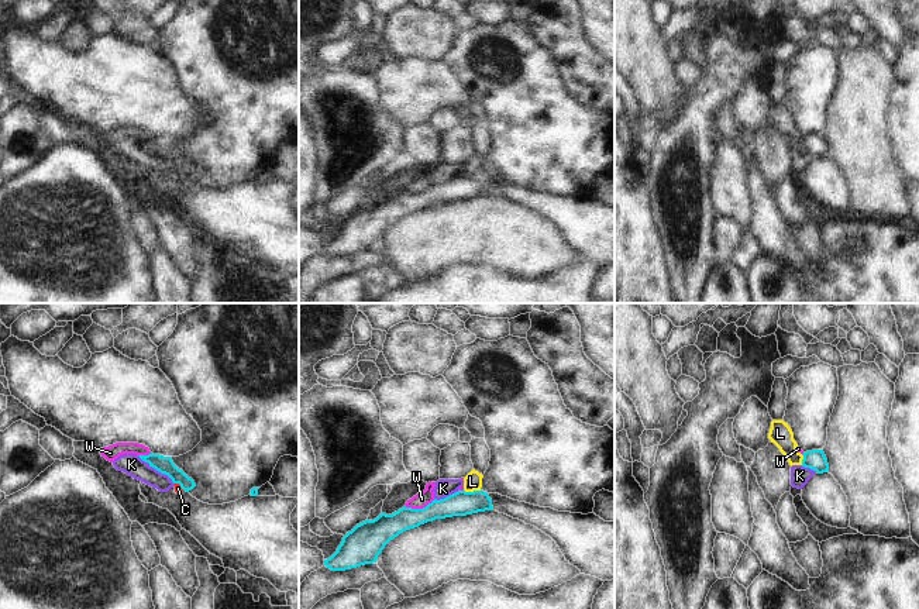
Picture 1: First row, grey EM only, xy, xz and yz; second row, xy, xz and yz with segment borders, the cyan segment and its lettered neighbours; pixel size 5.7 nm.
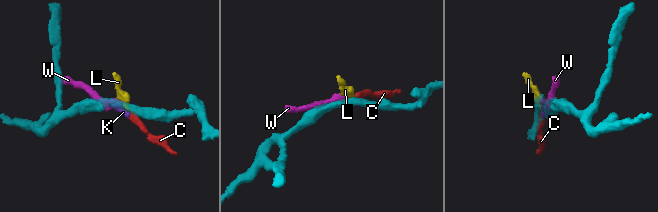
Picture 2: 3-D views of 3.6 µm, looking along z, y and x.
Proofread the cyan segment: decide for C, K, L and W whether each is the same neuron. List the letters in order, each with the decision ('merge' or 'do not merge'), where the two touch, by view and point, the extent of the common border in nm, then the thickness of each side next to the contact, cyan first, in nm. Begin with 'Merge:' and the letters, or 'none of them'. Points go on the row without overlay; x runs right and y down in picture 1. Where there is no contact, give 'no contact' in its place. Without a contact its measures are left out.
Merge: none of them
C: do not merge; contact xy (179, 168); length 70 nm; calibres 100 and 40 nm
K: do not merge; contact xy (157, 154); length 280 nm; calibres 100 and 120 nm
L: do not merge; contact xz (474, 175); length 100 nm; calibres 140 and 100 nm
W: do not merge; contact xz (419, 193); length 180 nm; calibres 160 and 90 nm

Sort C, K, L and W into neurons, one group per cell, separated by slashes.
C K L W

